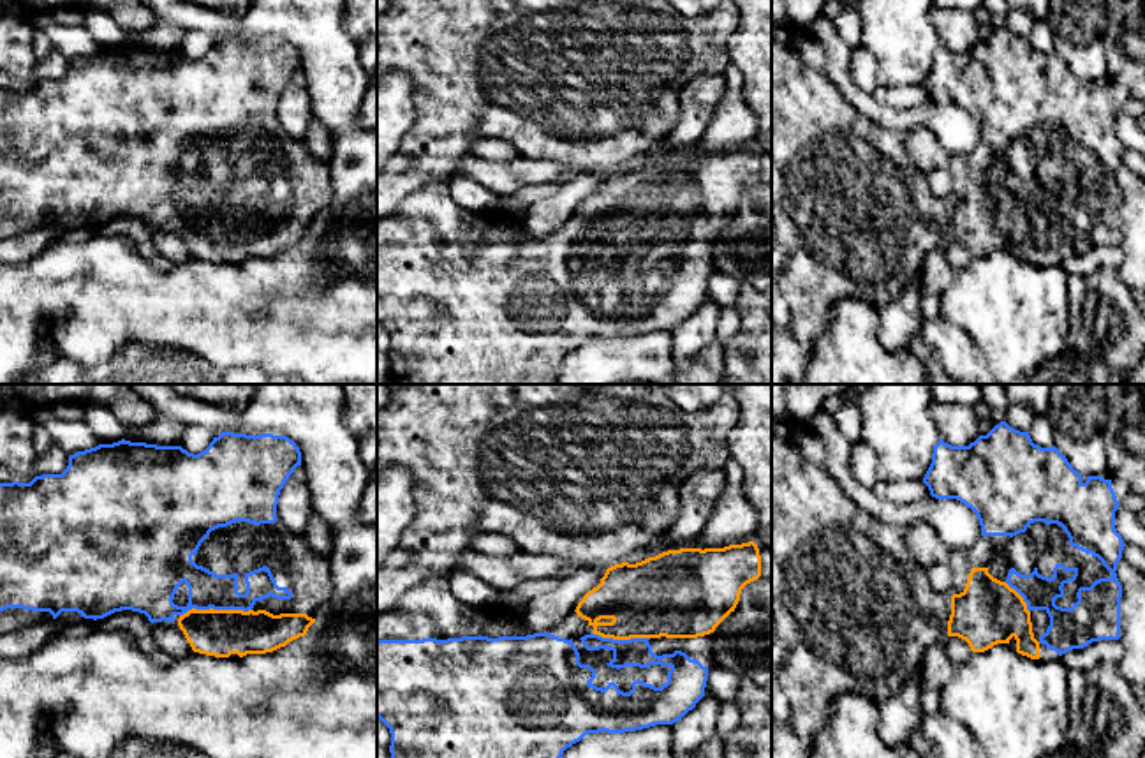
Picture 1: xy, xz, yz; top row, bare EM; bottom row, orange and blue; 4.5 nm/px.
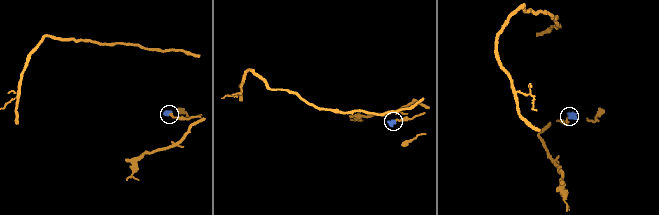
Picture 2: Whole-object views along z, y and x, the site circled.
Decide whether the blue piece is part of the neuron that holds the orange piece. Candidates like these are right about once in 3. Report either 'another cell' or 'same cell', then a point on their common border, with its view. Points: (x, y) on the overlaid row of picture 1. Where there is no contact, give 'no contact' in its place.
same cell; meets orange in xy at (215, 610)

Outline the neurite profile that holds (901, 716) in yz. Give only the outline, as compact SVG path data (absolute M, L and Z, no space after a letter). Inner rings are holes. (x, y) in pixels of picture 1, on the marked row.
M914 675L904 687L879 703L881 737L888 746L909 744L921 728L921 675Z

